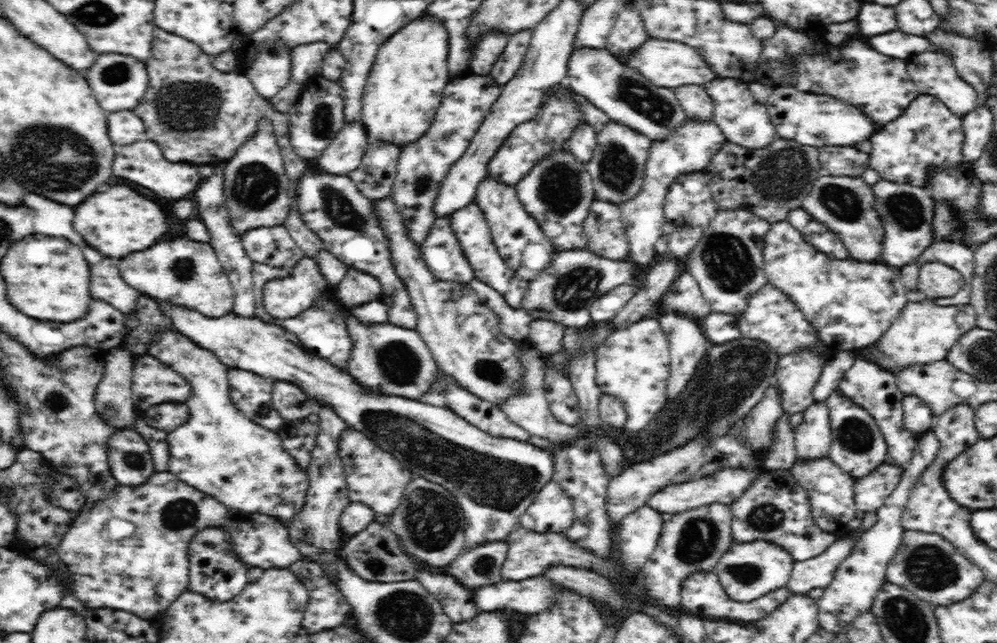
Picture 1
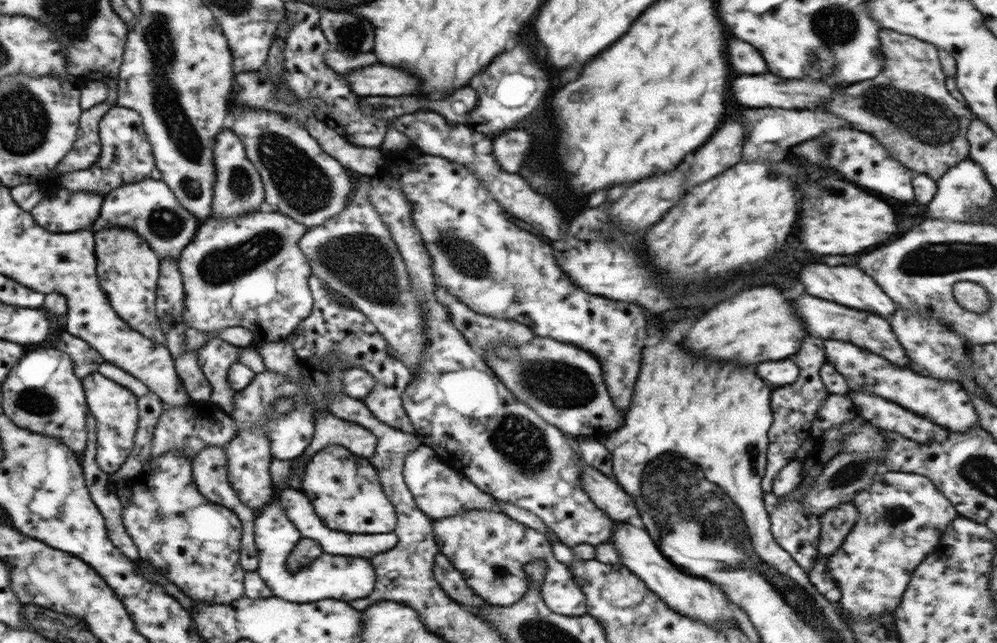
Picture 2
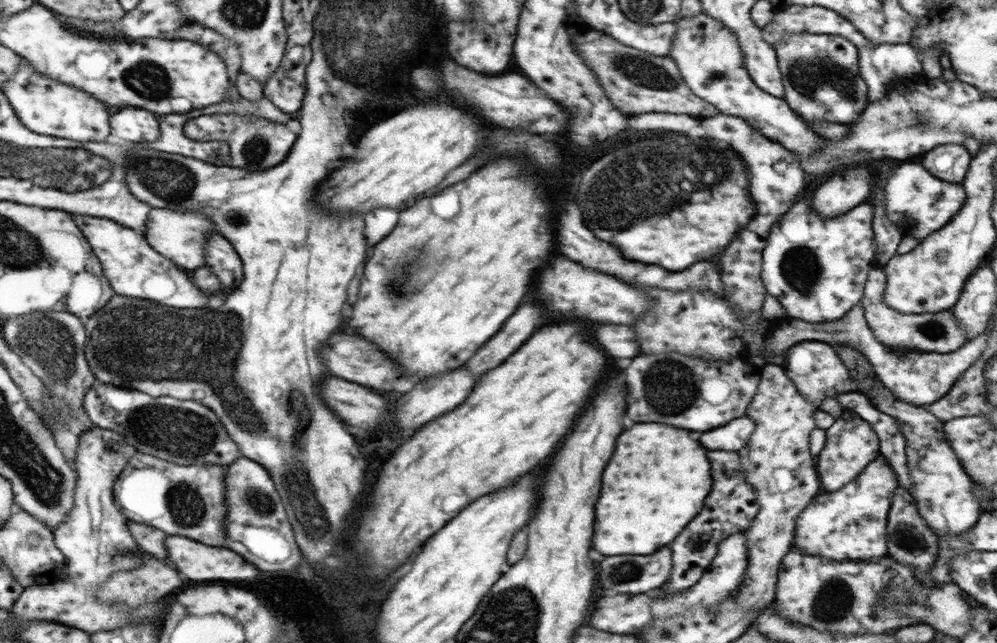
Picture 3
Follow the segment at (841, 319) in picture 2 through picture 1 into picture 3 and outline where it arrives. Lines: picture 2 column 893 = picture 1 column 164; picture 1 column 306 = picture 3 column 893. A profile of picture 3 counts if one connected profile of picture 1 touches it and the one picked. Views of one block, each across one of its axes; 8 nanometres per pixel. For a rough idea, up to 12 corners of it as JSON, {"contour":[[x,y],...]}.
{"contour":[[883,455],[797,517],[804,554],[888,556],[898,478]]}

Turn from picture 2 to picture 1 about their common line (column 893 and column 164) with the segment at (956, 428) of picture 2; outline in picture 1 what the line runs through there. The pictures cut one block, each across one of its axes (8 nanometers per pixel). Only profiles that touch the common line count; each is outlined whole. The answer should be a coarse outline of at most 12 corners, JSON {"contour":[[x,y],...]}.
{"contour":[[144,353],[134,358],[132,402],[142,411],[187,402],[192,387]]}

